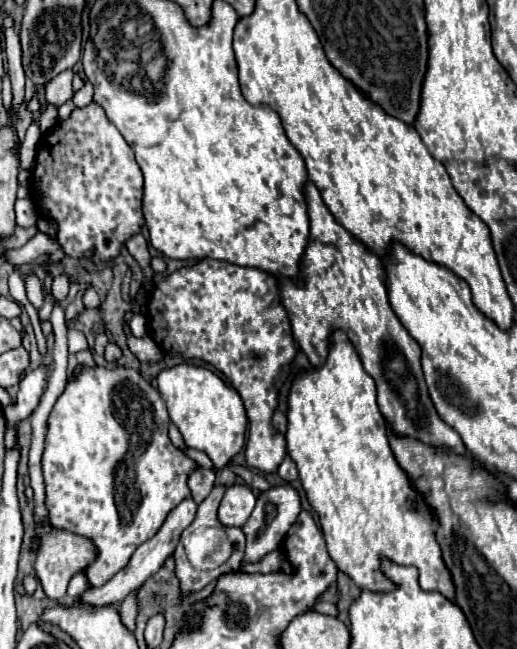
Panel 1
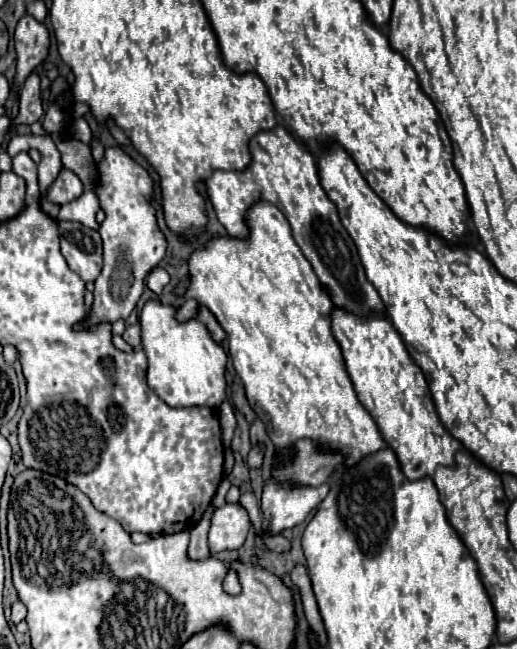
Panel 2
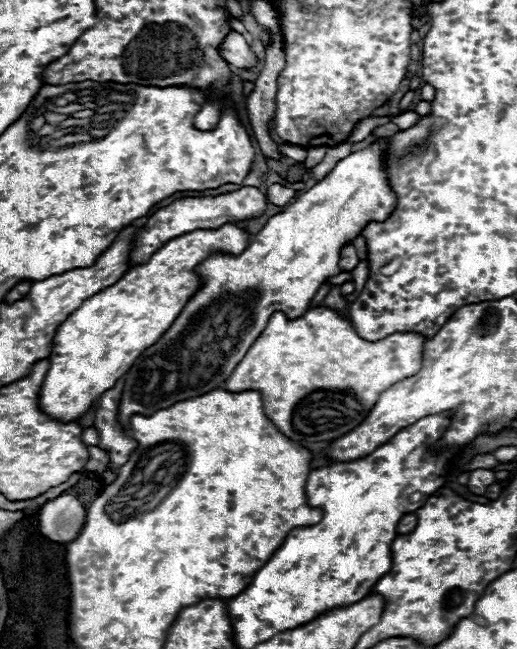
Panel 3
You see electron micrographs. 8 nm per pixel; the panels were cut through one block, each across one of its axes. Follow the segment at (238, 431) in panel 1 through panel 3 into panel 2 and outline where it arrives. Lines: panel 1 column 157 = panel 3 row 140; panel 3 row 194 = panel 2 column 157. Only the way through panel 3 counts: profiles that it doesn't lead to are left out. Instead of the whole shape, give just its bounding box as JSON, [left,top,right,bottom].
[140,300,226,408]

